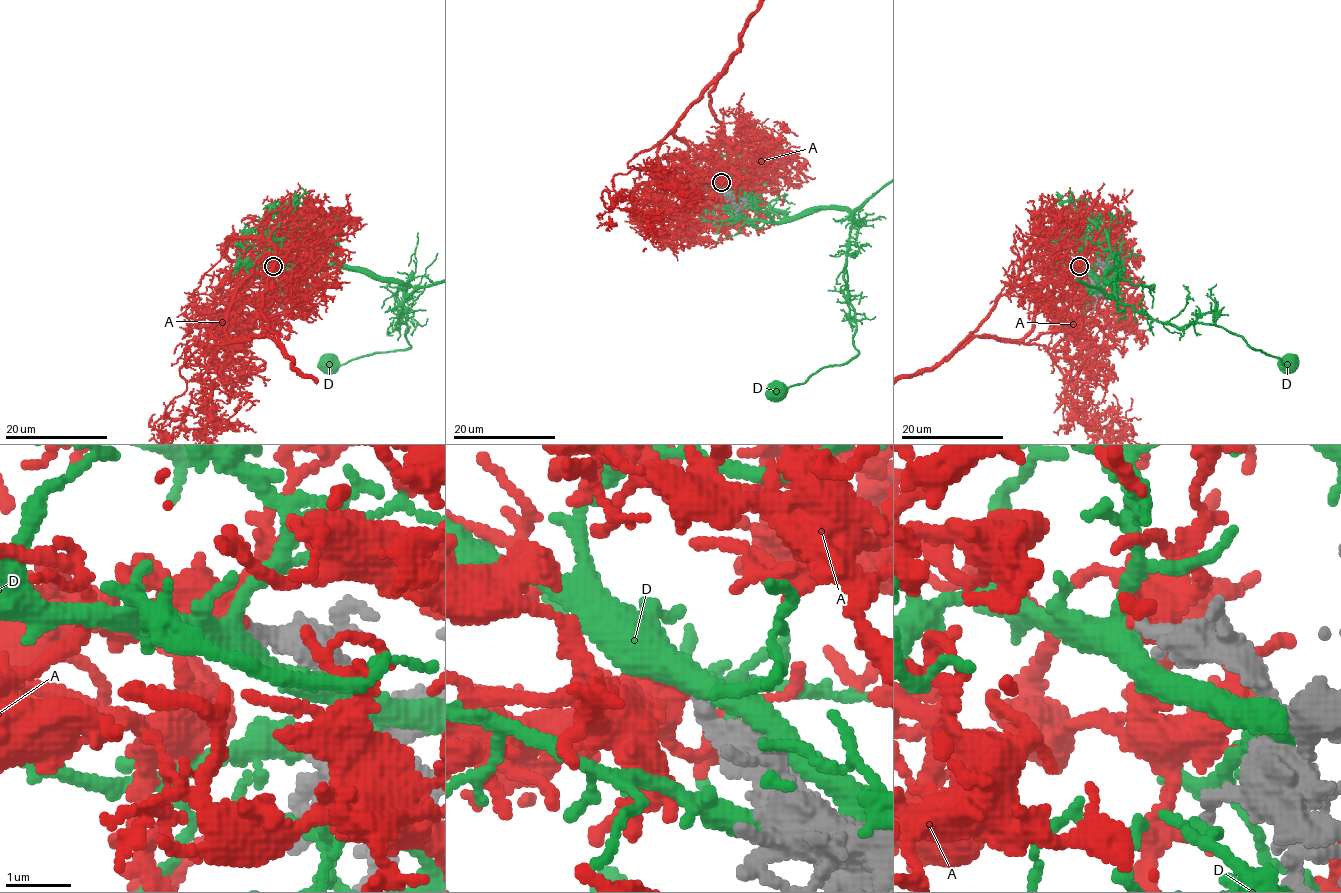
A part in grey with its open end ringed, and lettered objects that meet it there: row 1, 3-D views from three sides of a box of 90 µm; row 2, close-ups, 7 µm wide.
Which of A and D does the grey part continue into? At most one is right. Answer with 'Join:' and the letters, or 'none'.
Join: A

